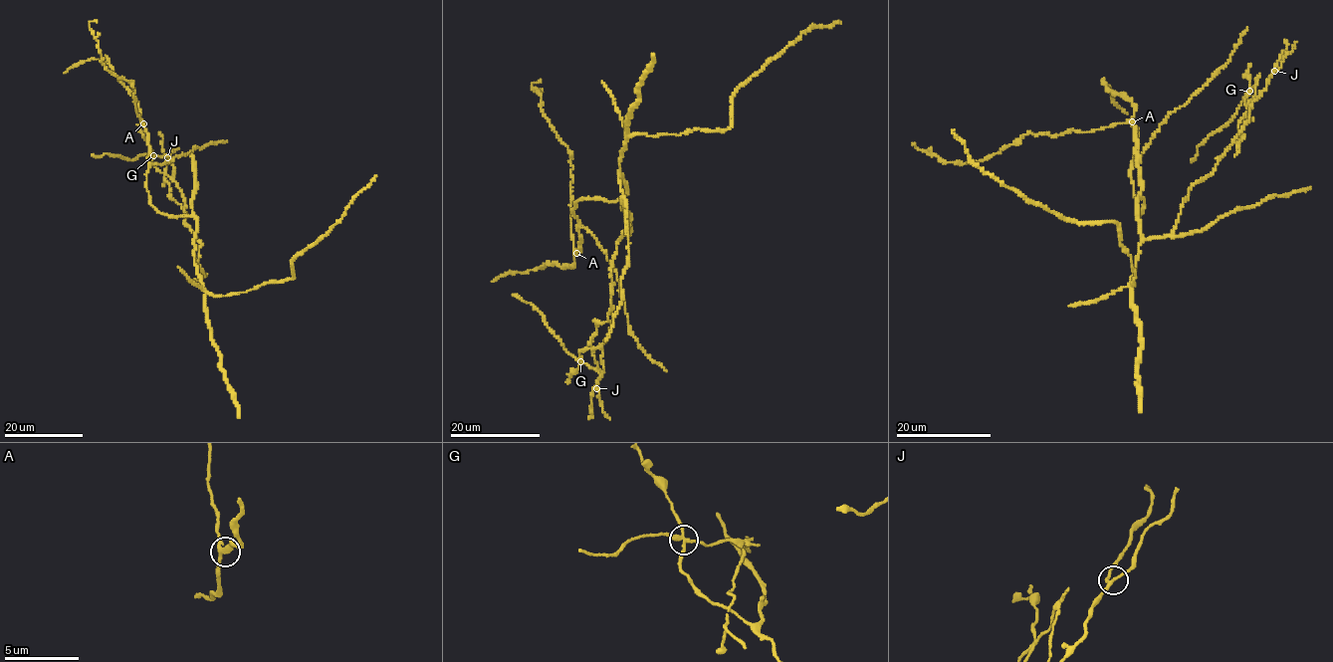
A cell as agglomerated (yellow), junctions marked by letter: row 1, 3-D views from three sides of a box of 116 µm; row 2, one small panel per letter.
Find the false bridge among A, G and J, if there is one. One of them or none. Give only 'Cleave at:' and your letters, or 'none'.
Cleave at: G

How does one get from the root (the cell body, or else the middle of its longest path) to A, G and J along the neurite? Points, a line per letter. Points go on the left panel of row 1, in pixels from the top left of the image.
A: (193, 216), (161, 214), (150, 202), (146, 187), (148, 133), (143, 123)
G: (193, 216), (193, 253), (197, 263), (201, 243), (184, 224), (182, 192), (152, 163), (152, 155)
J: (193, 216), (193, 253), (197, 263), (201, 243), (184, 224), (185, 198), (167, 157)

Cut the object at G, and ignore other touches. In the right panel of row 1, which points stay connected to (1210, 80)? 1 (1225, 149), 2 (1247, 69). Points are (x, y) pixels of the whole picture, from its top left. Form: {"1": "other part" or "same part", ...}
{"1": "same part", "2": "same part"}

